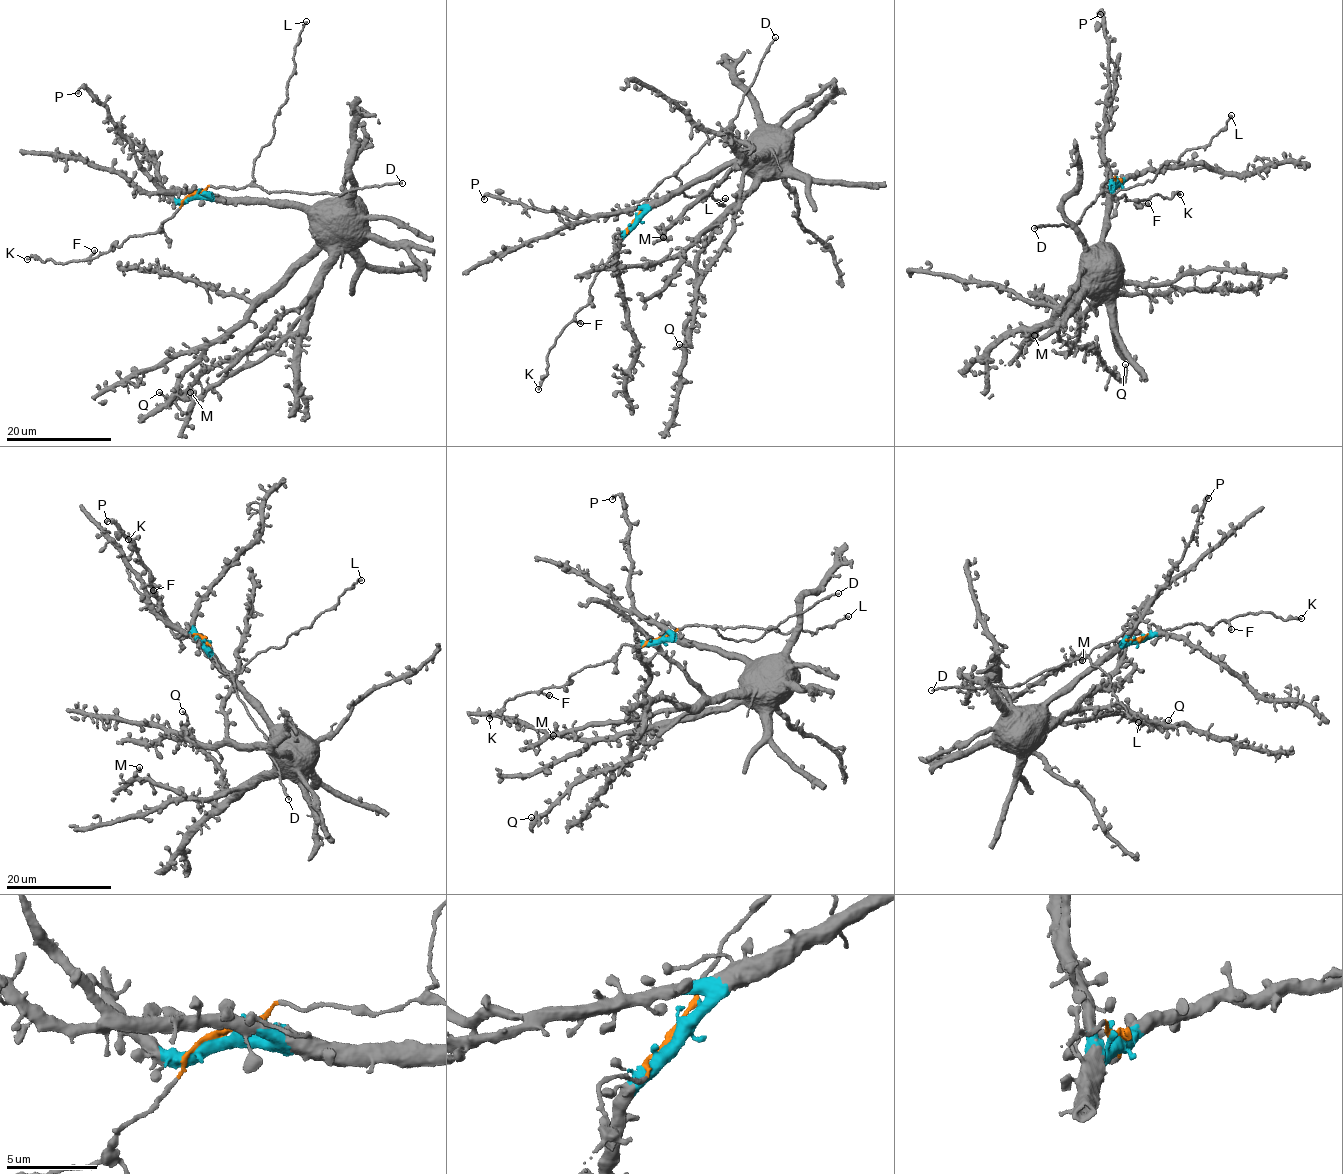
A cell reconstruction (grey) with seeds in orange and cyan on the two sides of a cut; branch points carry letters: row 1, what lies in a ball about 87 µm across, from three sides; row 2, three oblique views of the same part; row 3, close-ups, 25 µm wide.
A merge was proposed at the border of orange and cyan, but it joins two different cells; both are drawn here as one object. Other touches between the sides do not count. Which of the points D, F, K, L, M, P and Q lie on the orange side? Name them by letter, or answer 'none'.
D, F, K, L

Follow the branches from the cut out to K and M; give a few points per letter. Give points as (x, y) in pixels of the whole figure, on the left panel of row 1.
K: (193, 195), (158, 230), (133, 235), (95, 257), (63, 264), (33, 256), (26, 259)
M: (193, 195), (295, 202), (329, 260), (297, 330), (202, 394), (191, 398), (190, 391)

